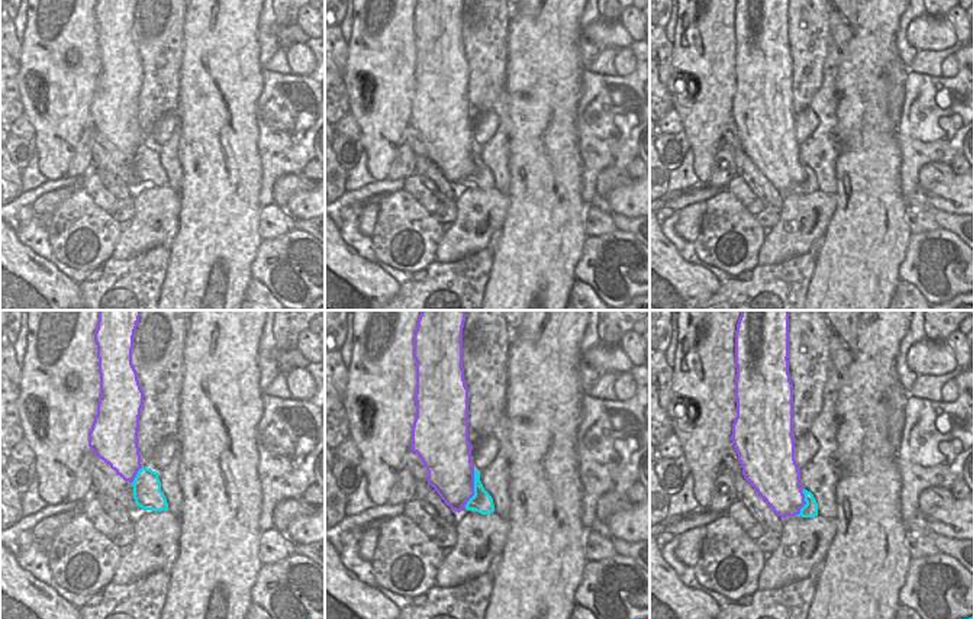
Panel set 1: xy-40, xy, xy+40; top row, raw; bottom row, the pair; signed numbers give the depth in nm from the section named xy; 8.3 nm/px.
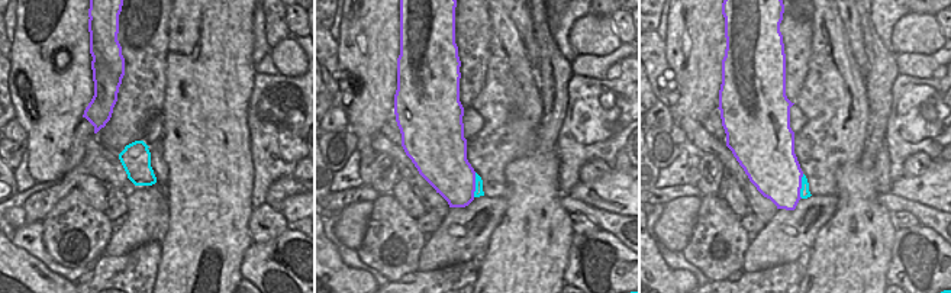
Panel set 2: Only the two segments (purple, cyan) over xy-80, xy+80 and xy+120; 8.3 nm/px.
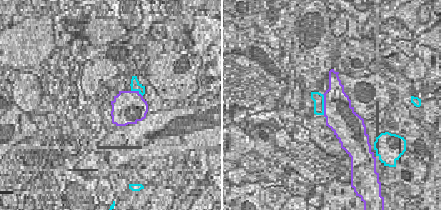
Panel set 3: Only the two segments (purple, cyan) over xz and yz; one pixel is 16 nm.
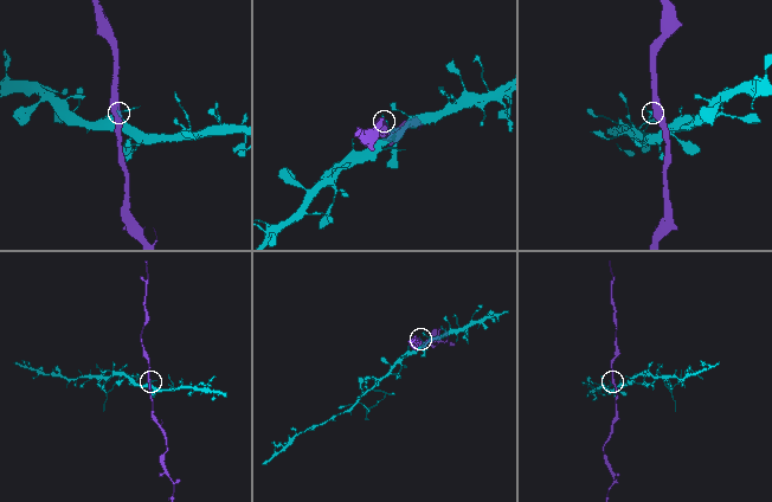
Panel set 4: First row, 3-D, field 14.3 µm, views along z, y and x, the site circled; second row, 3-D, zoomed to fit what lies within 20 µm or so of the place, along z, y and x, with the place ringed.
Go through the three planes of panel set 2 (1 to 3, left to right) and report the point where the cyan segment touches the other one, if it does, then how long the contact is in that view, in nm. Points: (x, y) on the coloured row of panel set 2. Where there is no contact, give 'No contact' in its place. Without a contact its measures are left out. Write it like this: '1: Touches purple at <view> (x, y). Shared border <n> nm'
1: No contact
2: Touches purple at xy+80 (474, 184). Shared border 200 nm
3: Touches purple at xy+120 (800, 186). Shared border 200 nm.

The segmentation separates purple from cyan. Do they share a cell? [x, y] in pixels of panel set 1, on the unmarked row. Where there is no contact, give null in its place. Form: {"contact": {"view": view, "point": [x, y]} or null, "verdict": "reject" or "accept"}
{"contact": {"view": "xy", "point": [473, 164]}, "verdict": "reject"}

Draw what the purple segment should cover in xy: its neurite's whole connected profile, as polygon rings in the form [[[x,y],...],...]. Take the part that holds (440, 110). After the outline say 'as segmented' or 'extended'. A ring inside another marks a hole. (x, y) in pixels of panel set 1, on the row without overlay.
[[[464,0],[416,1],[416,93],[410,122],[428,146],[428,159],[458,188],[474,171],[463,3]]]; as segmented

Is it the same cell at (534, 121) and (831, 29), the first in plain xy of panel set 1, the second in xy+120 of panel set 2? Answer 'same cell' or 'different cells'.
different cells

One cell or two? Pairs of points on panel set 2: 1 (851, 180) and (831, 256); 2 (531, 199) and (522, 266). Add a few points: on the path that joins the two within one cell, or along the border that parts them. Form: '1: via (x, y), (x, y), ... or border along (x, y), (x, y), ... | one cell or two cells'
1: via (851, 199), (847, 237) | one cell
2: via (532, 215), (532, 241), (528, 250) | one cell

